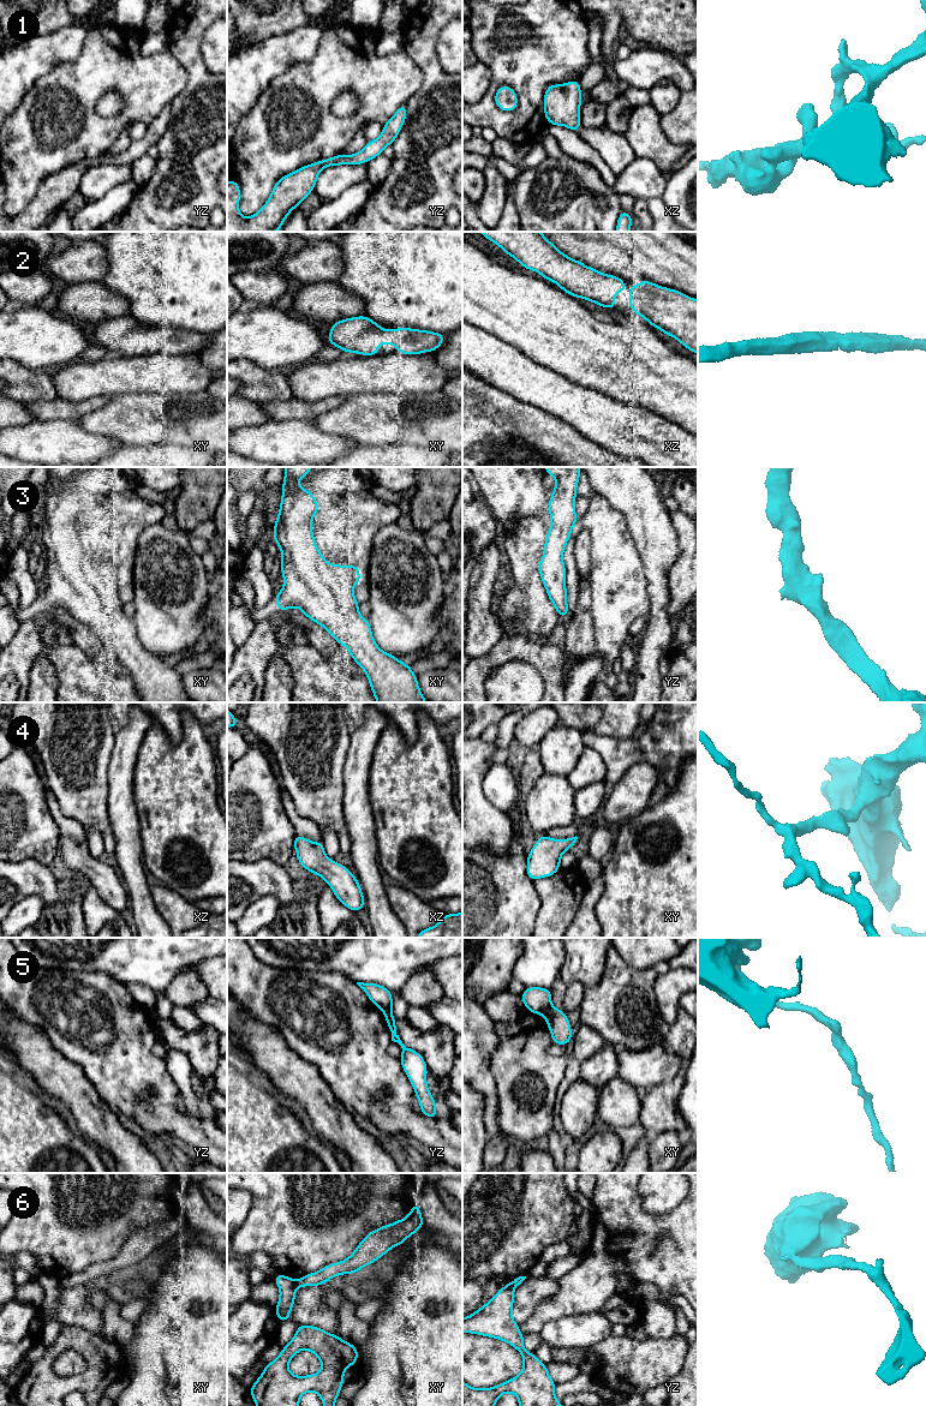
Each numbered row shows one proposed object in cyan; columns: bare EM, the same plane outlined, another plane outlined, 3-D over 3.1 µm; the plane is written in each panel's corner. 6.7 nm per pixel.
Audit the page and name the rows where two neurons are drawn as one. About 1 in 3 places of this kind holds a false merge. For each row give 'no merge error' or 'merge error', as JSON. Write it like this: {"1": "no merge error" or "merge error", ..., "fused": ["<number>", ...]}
{"1": "no merge error", "2": "no merge error", "3": "no merge error", "4": "no merge error", "5": "merge error", "6": "merge error", "fused": ["5", "6"]}

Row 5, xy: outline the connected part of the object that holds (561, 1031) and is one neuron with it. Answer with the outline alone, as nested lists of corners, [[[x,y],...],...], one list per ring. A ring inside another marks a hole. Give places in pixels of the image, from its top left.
[[[554,1006],[545,1012],[545,1021],[551,1033],[552,1043],[568,1045],[572,1041],[572,1027],[567,1015]]]

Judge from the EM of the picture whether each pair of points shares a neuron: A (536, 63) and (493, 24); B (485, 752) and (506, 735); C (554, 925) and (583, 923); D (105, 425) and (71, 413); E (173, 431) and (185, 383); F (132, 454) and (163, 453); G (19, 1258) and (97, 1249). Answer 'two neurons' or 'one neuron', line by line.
A: one neuron
B: two neurons
C: two neurons
D: two neurons
E: two neurons
F: one neuron
G: two neurons

